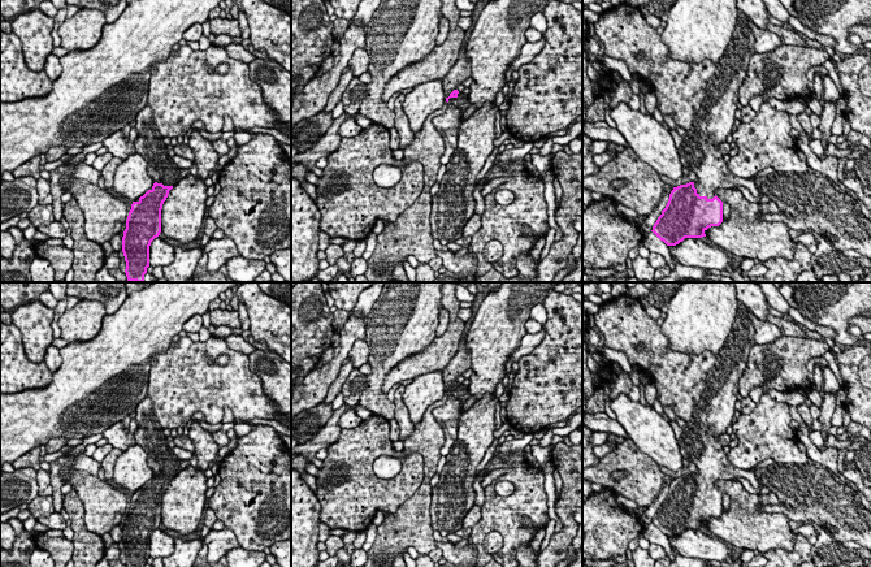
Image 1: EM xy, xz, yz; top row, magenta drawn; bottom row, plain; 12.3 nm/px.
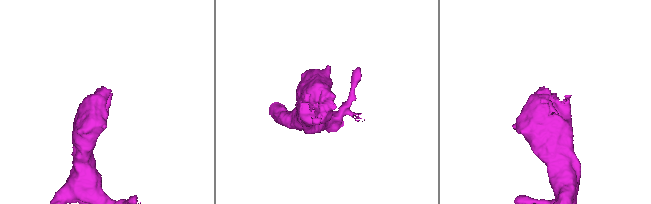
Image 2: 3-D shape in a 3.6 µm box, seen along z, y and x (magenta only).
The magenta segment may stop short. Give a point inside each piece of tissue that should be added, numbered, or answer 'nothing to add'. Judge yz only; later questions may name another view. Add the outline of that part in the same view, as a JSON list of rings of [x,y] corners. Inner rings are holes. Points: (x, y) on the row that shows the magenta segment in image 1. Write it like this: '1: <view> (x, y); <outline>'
1: yz (698, 152); [[[738,10],[732,39],[719,60],[715,74],[707,82],[701,109],[693,126],[681,137],[679,155],[682,166],[697,174],[697,194],[707,199],[712,199],[718,189],[731,190],[736,186],[746,187],[758,198],[759,190],[754,178],[776,173],[772,168],[766,168],[748,179],[733,176],[718,148],[732,134],[740,87],[746,77],[750,57],[755,53],[754,35],[748,27],[750,21]]]

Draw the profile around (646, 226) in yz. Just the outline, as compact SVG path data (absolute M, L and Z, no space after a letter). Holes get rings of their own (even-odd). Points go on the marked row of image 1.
M670 187L664 191L659 204L656 208L647 216L647 218L640 225L640 229L644 234L647 234L653 230L654 224L656 222L658 217L662 215L662 211L666 208L670 194L673 190L673 187Z

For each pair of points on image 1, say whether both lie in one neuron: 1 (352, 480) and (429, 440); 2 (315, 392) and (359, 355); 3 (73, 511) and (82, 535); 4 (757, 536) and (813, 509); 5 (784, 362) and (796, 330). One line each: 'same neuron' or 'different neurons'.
1: different neurons
2: different neurons
3: same neuron
4: different neurons
5: different neurons

